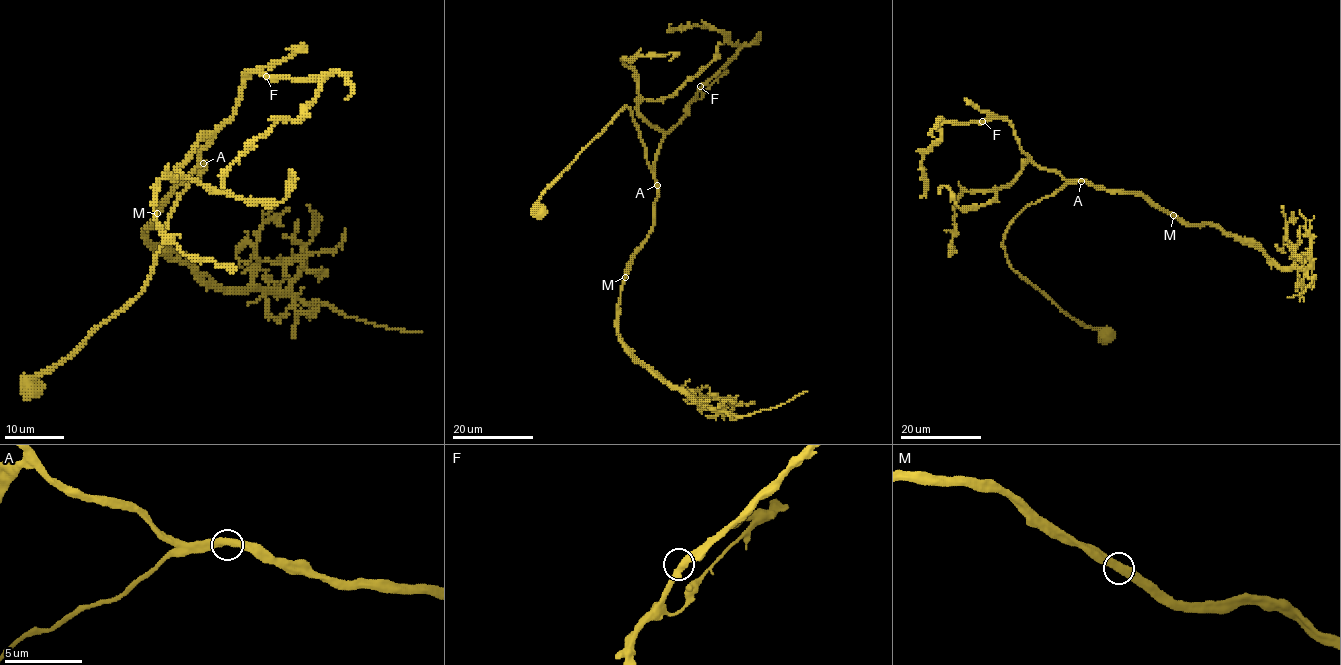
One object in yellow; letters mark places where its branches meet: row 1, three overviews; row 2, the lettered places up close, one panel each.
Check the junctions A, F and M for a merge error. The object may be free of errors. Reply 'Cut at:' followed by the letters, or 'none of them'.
Cut at: none of them

